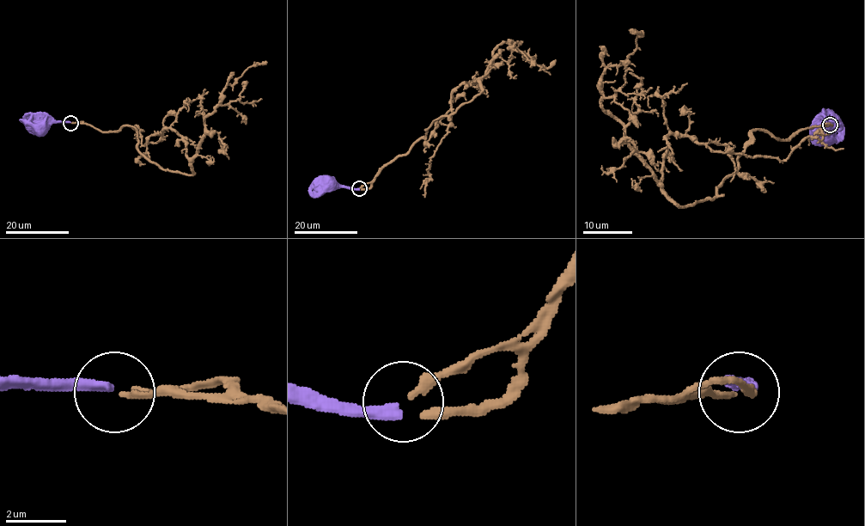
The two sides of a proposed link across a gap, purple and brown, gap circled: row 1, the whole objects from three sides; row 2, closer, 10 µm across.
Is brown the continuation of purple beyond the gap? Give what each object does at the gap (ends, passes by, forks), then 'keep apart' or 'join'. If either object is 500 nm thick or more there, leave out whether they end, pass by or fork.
purple ends; brown passes by; join

